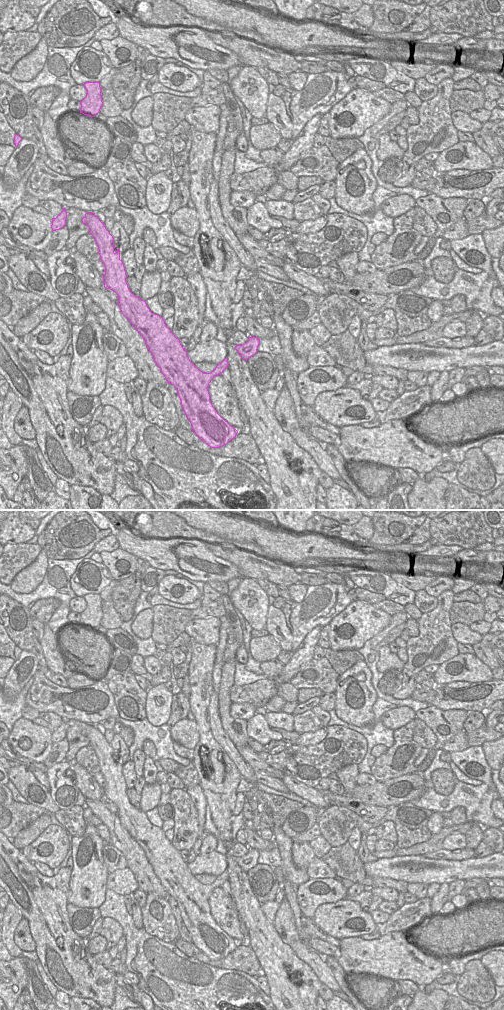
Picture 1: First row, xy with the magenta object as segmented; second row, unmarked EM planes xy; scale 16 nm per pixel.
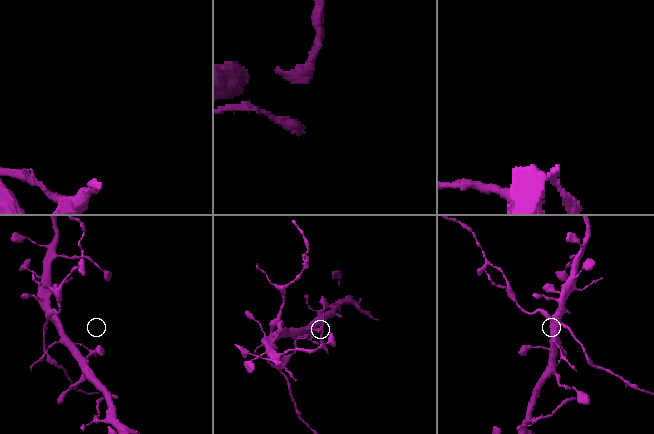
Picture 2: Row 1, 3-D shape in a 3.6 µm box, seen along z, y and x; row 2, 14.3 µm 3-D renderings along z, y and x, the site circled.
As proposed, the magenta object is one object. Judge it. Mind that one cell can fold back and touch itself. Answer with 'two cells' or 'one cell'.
one cell

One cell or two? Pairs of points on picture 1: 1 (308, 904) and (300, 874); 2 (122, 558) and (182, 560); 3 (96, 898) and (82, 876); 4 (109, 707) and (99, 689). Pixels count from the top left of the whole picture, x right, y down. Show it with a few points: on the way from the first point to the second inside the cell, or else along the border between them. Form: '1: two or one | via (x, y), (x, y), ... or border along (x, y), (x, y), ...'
1: two | border along (309, 878), (296, 886)
2: two | border along (119, 547), (137, 558)
3: one | via (92, 893), (87, 885), (87, 881)
4: one | via (109, 702), (109, 697), (104, 691)

